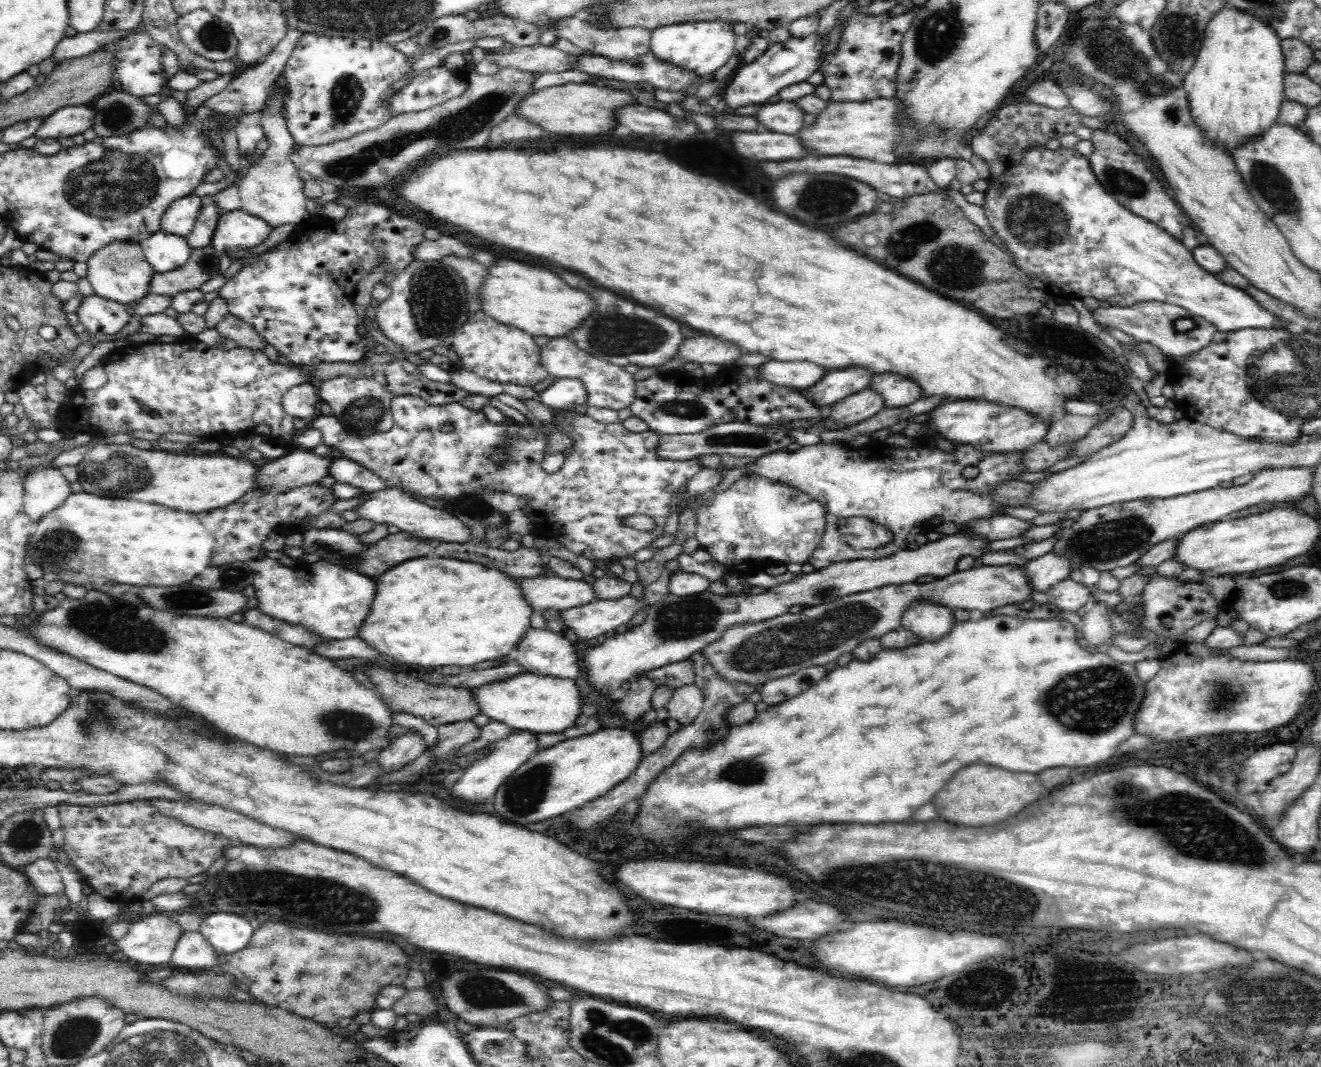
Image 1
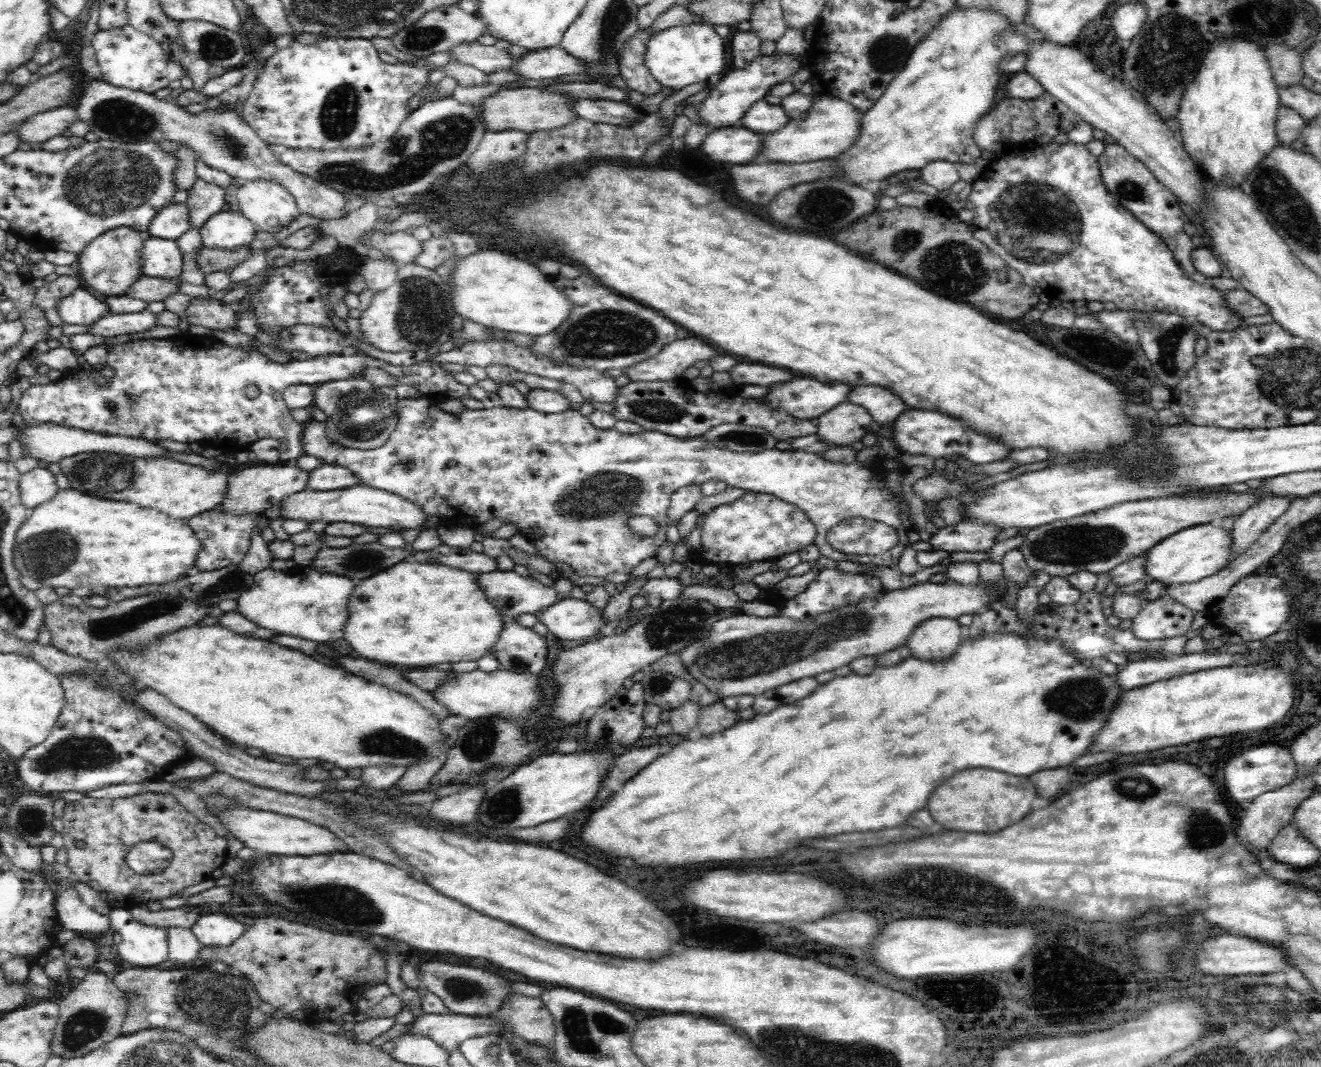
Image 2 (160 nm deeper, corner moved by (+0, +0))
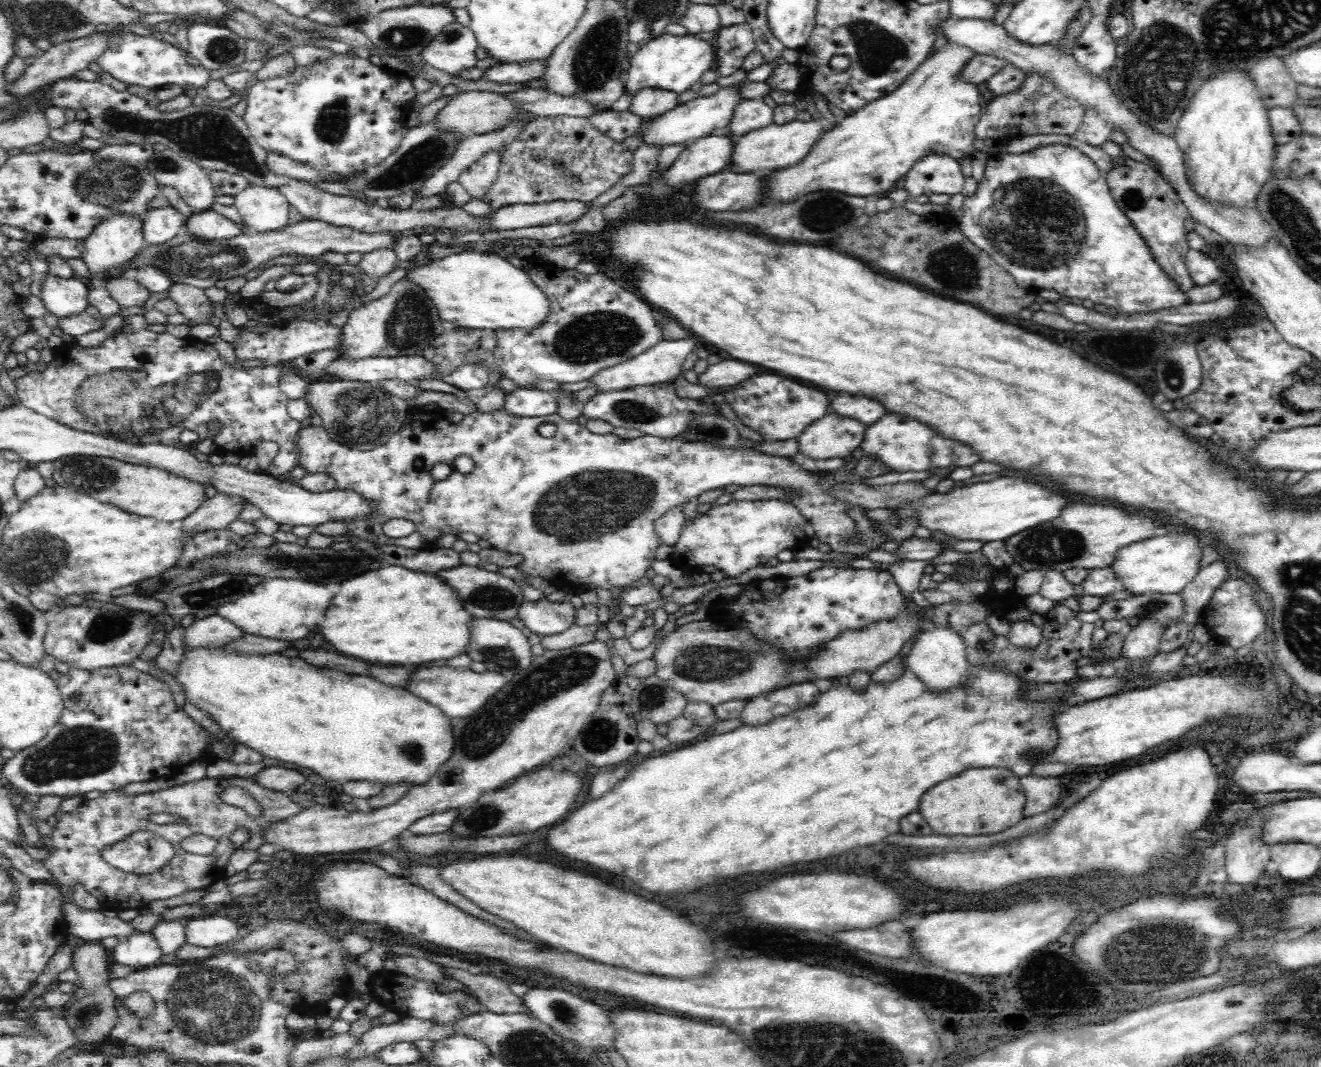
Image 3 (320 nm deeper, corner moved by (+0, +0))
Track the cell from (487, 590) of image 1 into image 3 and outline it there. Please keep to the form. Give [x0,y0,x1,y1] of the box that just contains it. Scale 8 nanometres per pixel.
[320,566,473,664]

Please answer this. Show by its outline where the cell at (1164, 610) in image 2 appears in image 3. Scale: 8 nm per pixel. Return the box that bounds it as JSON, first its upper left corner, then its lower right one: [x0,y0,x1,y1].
[1121,621,1164,663]

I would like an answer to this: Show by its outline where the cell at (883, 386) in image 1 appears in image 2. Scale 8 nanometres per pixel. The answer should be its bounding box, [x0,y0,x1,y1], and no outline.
[846,386,907,425]

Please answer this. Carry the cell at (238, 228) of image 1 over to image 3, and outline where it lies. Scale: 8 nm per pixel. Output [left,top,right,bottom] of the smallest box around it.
[183,209,241,240]

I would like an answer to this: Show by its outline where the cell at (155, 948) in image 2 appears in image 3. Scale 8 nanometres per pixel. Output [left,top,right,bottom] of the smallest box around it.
[108,931,162,971]

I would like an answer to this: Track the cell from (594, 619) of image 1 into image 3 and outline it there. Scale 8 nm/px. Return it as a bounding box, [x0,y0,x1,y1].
[516,598,575,636]

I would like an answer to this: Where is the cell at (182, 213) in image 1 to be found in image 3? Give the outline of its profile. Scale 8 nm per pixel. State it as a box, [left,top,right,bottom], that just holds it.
[143,206,183,245]

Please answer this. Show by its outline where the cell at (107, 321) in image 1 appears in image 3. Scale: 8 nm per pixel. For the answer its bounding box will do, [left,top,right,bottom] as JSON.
[39,270,89,318]

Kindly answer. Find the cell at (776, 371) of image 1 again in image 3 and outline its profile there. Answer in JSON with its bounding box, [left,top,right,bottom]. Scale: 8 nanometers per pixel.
[695,358,758,389]

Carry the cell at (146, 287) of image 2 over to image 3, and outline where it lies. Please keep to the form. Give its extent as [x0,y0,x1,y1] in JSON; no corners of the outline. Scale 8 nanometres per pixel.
[104,275,151,308]

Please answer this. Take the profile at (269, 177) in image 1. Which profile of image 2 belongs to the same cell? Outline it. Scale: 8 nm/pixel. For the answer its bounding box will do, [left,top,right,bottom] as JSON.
[237,180,299,233]

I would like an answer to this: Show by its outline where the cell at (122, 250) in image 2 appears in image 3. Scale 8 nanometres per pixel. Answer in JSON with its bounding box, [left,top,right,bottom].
[82,213,145,276]

